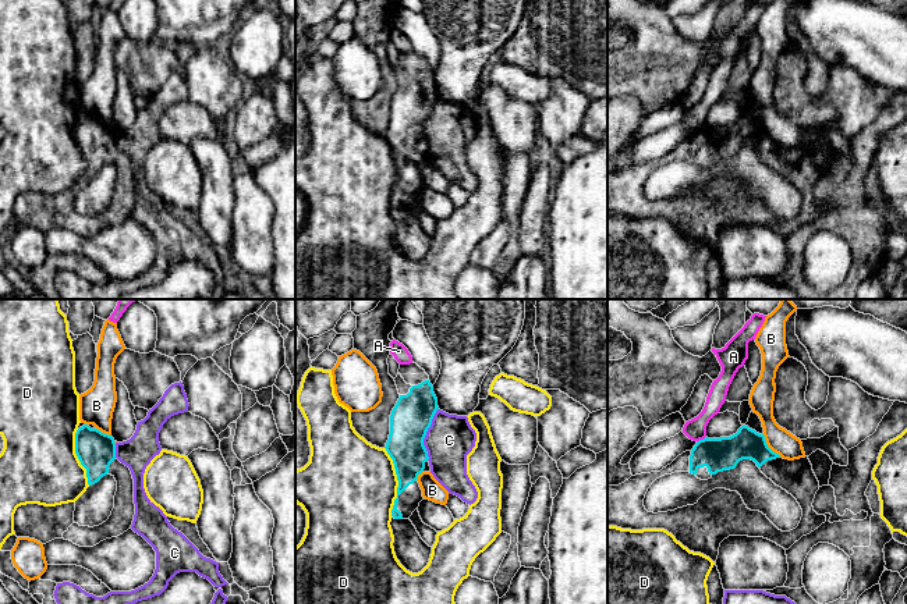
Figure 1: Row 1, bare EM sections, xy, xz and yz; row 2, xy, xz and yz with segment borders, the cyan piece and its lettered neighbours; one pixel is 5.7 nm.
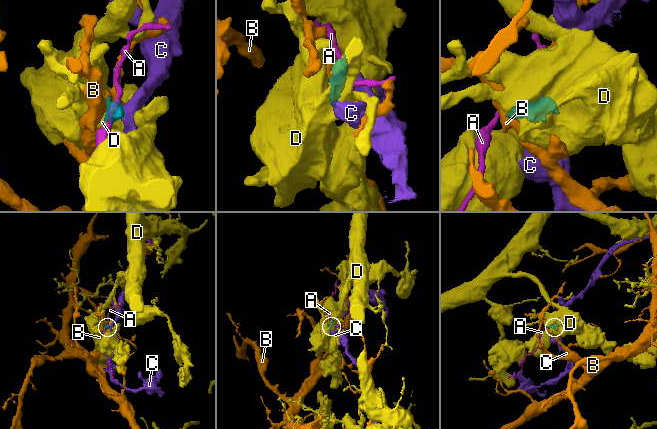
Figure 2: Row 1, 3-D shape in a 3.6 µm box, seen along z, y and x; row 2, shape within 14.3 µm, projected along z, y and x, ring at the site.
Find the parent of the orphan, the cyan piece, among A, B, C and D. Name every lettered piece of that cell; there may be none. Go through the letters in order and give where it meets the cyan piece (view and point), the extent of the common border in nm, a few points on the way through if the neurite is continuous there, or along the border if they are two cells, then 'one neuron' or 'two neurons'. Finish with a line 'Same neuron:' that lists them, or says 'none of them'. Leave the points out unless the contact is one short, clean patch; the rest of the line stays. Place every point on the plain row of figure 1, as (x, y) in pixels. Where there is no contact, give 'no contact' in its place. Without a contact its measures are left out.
A: meets cyan in yz at (701, 128); contact 70 nm long; border along yz (705, 124), (697, 130); two neurons
B: meets cyan in yz at (768, 135); contact 170 nm long; two neurons
C: meets cyan in xz at (425, 123); contact 320 nm long; border along xz (438, 96), (424, 127), (427, 148); two neurons
D: meets cyan in xz at (399, 170); contact 420 nm long; two neurons
Same neuron: none of them

